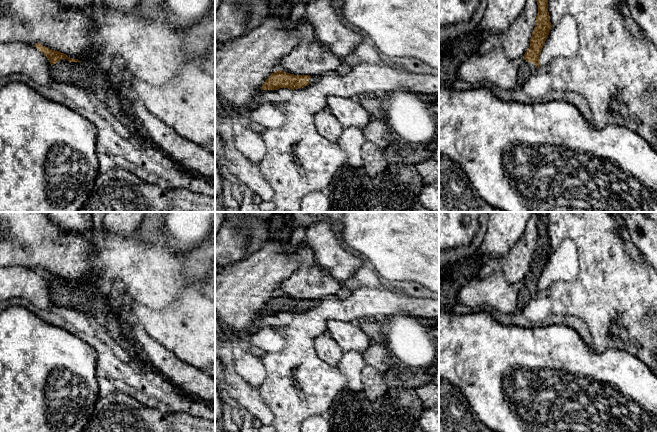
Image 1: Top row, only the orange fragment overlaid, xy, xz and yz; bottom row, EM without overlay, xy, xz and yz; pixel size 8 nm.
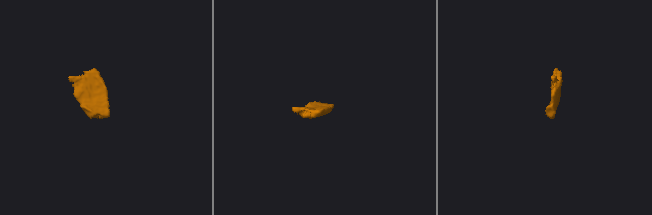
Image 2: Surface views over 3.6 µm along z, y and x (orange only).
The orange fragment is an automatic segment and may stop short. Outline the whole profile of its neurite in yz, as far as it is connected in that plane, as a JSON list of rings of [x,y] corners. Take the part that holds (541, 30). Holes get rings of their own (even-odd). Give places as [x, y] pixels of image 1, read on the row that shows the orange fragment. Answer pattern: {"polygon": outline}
{"polygon": [[[536,0],[538,14],[536,25],[530,39],[530,46],[520,61],[518,69],[518,86],[521,86],[539,68],[539,55],[551,29],[550,16],[548,12],[548,0]]]}

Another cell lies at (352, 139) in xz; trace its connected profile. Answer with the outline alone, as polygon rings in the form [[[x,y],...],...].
[[[350,127],[344,129],[337,144],[346,153],[347,164],[352,167],[362,167],[361,148],[366,142],[363,129]]]

